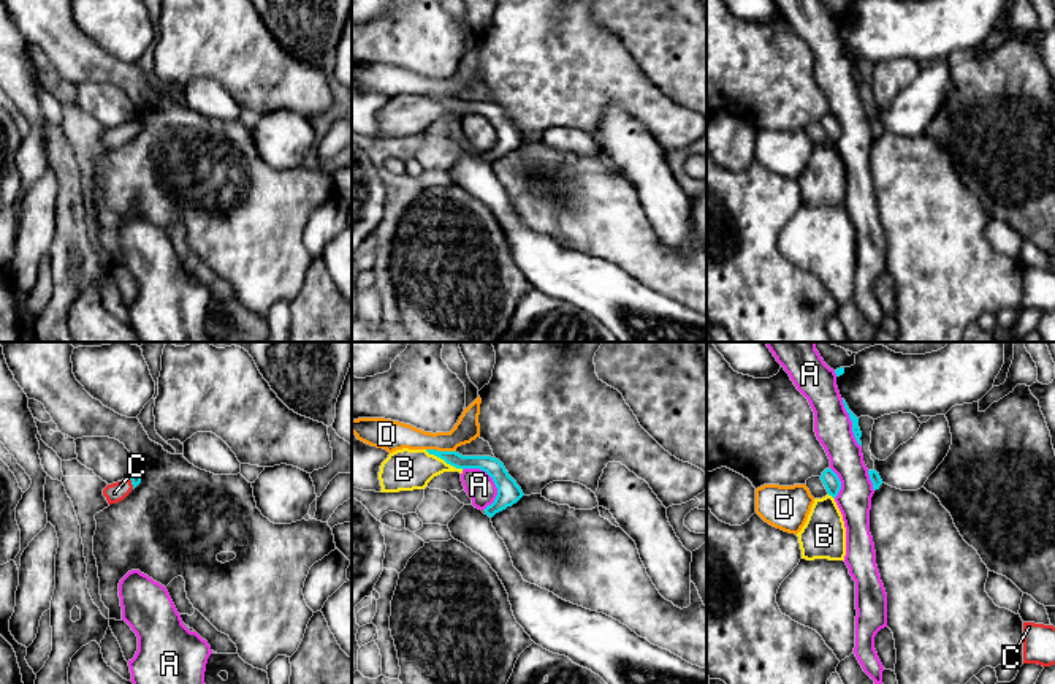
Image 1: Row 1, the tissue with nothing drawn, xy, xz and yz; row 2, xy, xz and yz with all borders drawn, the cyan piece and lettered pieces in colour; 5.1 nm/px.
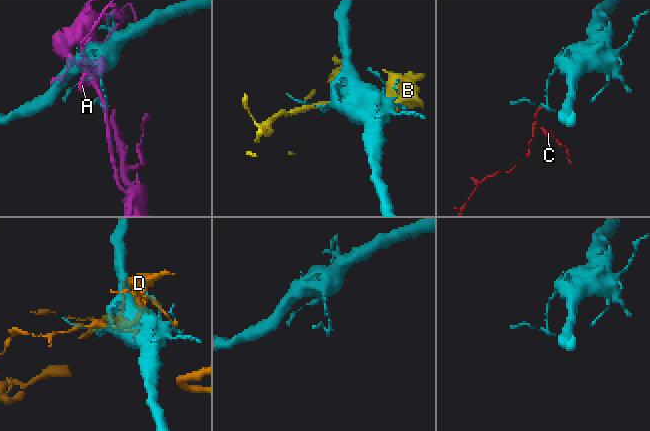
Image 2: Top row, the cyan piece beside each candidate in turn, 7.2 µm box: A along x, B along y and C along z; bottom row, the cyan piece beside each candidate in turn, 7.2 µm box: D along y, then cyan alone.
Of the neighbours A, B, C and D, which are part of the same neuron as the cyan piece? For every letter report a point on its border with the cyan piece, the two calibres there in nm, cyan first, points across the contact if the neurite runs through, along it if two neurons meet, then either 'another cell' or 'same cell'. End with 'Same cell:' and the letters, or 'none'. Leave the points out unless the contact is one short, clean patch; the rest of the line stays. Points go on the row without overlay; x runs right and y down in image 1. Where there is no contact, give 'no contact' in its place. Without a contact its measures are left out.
A: meets cyan in xz at (493, 125); 120 nm thick on the cyan side, 150 nm on the other; another cell
B: meets cyan in xz at (444, 105); 90 nm thick on the cyan side, 220 nm on the other; another cell
C: meets cyan in xy at (132, 129); 50 nm thick on the cyan side, 100 nm on the other; runs through xy (137, 122), (132, 129), (114, 138); same cell
D: meets cyan in xz at (441, 97); 90 nm thick on the cyan side, 140 nm on the other; another cell
Same cell: C

